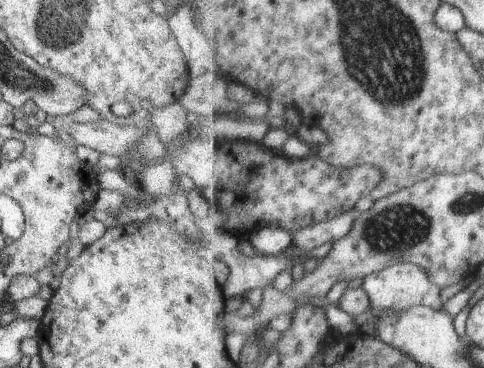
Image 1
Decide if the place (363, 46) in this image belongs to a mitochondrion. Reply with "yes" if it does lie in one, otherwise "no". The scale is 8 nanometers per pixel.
yes

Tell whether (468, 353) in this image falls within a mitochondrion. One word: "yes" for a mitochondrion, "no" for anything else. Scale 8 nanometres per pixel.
no

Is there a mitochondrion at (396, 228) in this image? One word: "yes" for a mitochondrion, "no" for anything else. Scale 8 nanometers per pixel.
yes

